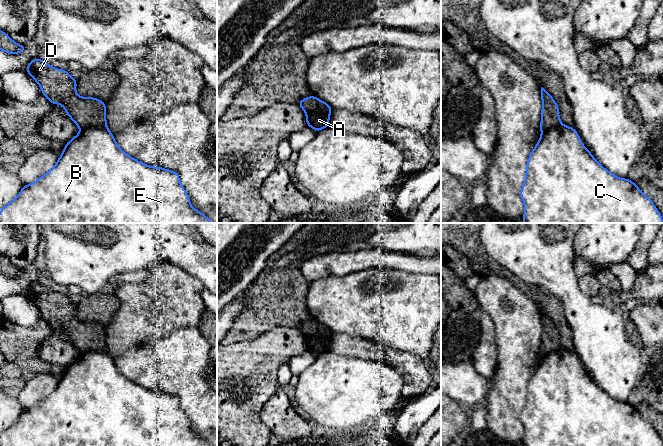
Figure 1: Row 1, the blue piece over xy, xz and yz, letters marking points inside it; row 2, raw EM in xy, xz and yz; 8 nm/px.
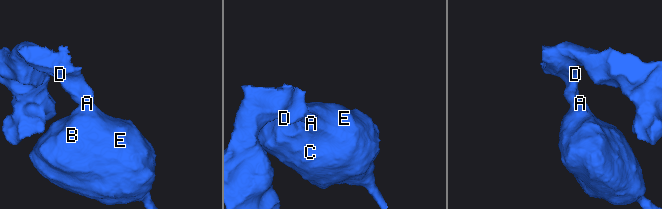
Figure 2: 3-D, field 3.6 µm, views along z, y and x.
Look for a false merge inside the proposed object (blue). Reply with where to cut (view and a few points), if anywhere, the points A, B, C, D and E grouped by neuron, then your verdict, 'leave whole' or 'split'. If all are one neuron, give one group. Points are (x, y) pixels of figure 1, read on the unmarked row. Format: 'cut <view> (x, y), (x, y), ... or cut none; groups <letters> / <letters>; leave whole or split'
cut xy (106, 351), (87, 352), (81, 355); groups A B C E / D; split

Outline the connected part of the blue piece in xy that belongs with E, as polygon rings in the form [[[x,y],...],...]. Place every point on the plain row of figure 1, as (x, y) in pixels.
[[[91,352],[80,355],[74,362],[65,368],[62,378],[55,390],[38,402],[35,406],[23,410],[20,417],[9,428],[0,435],[0,446],[212,446],[200,435],[193,432],[190,428],[190,422],[181,409],[179,398],[162,392],[152,391],[142,387],[133,381],[127,379],[121,374],[113,360],[113,357],[107,352]]]

